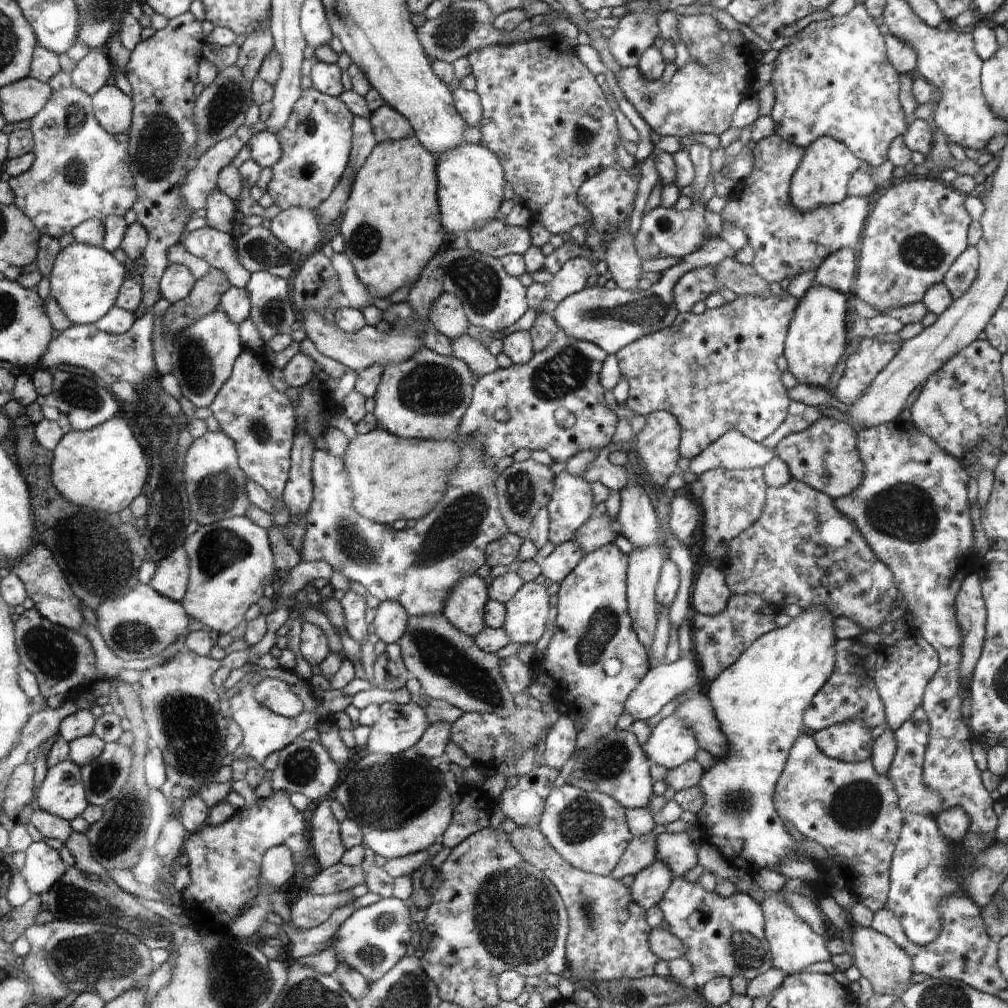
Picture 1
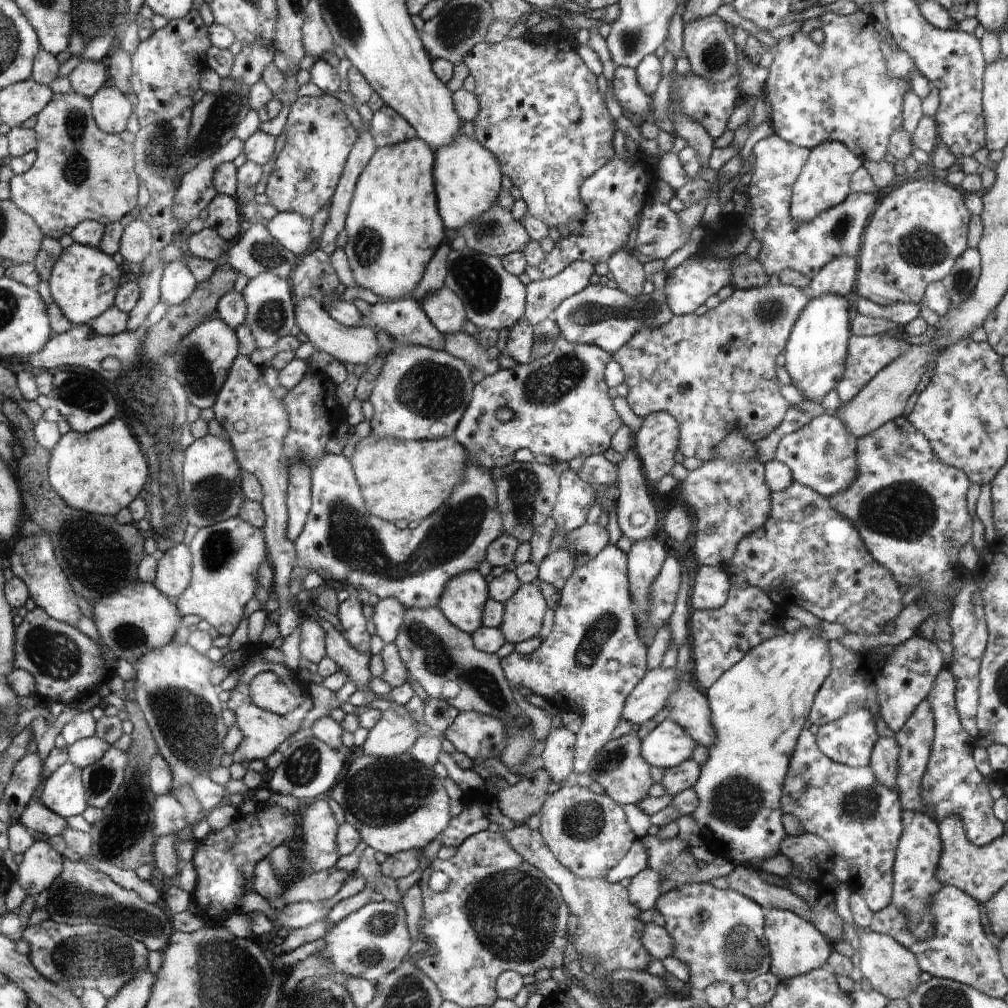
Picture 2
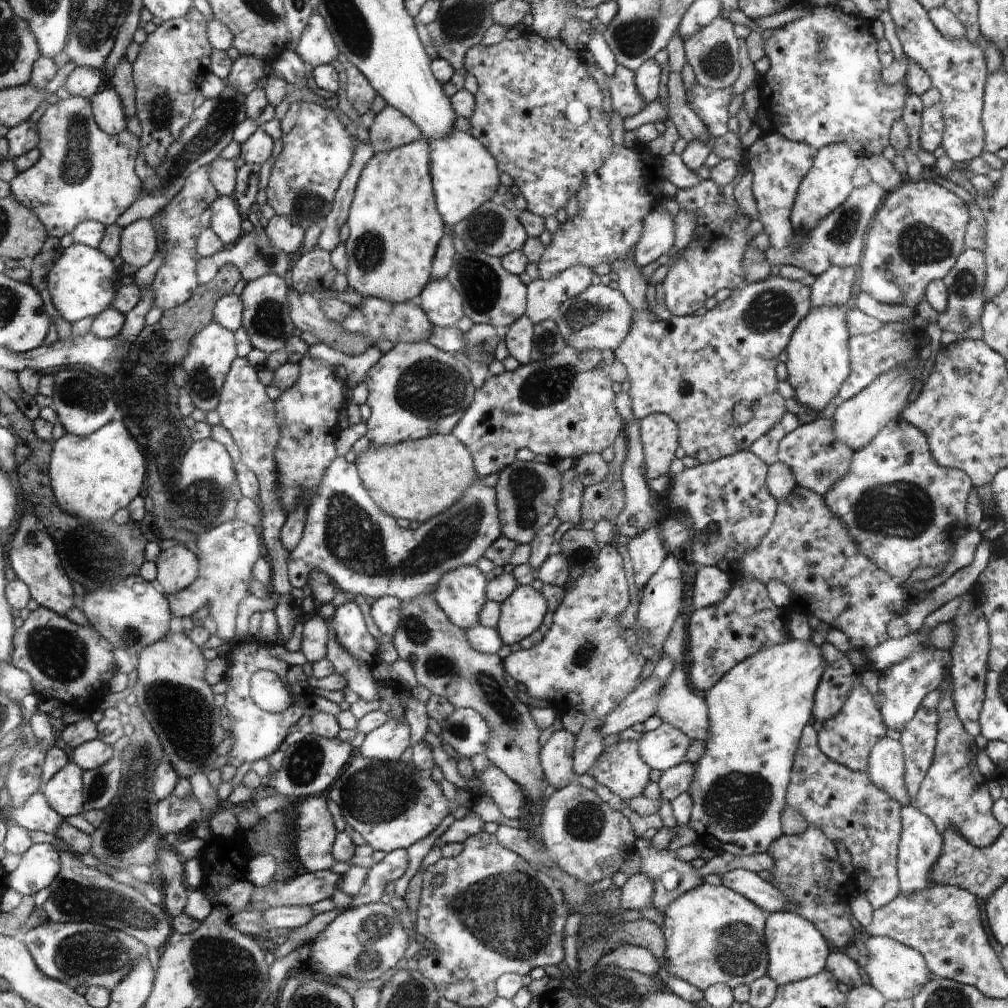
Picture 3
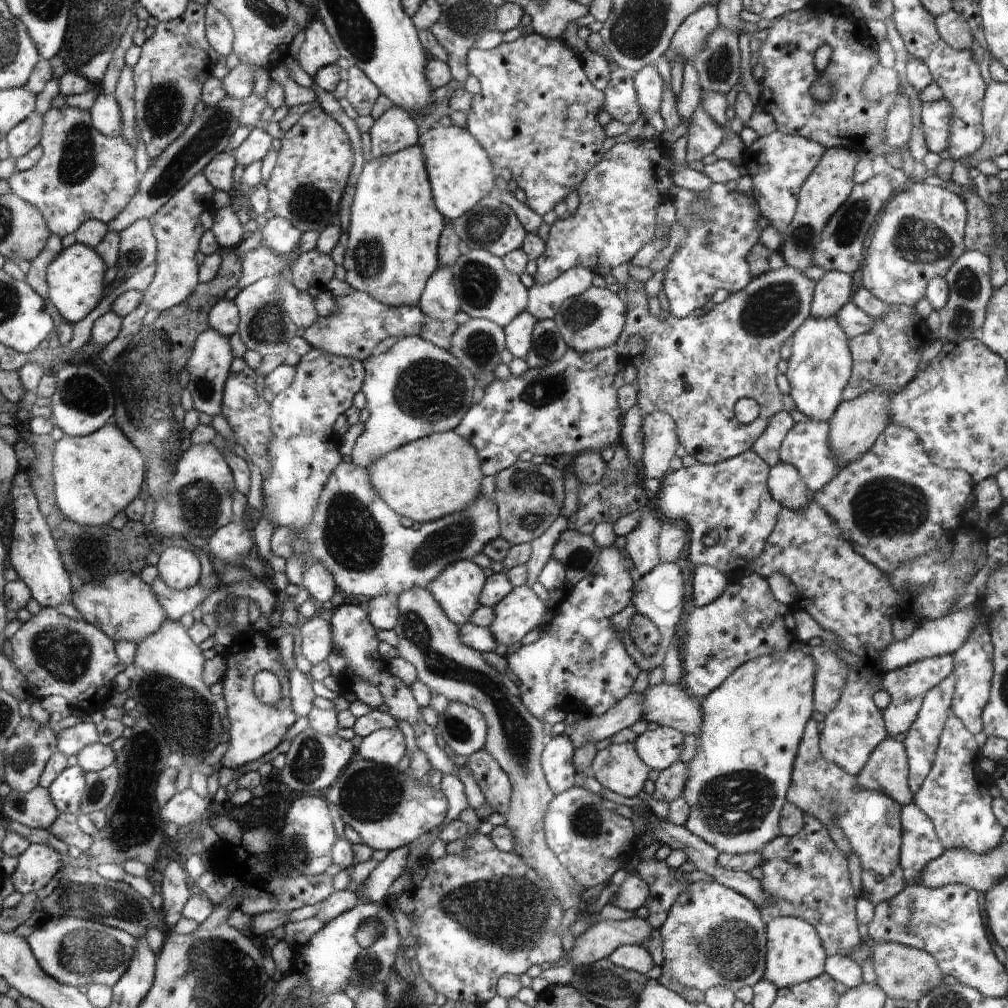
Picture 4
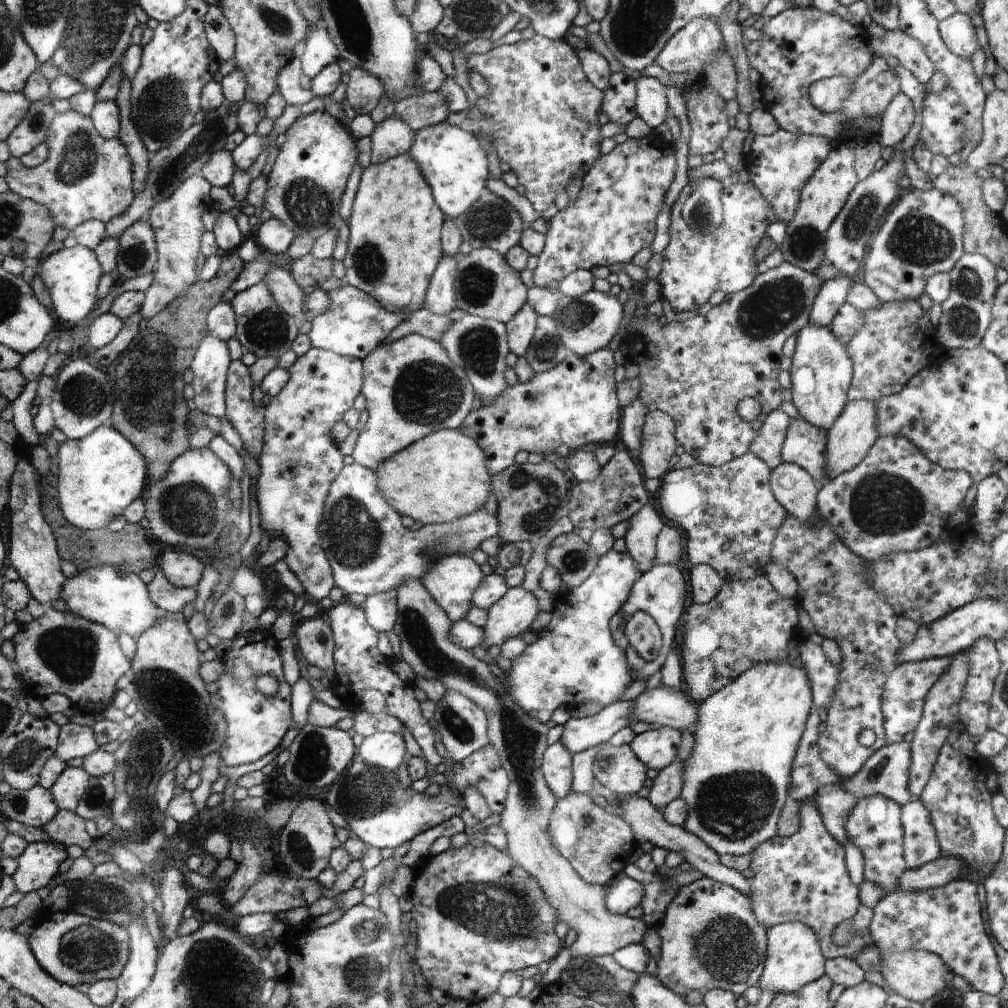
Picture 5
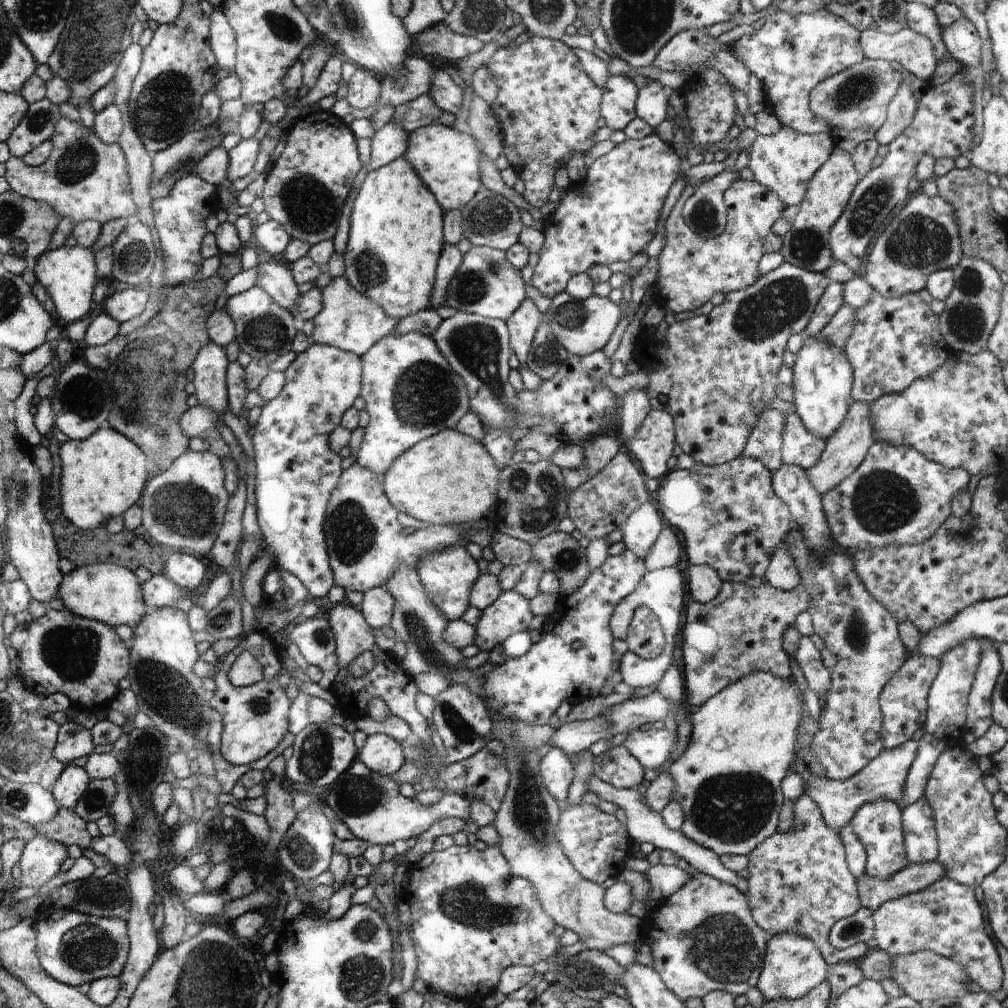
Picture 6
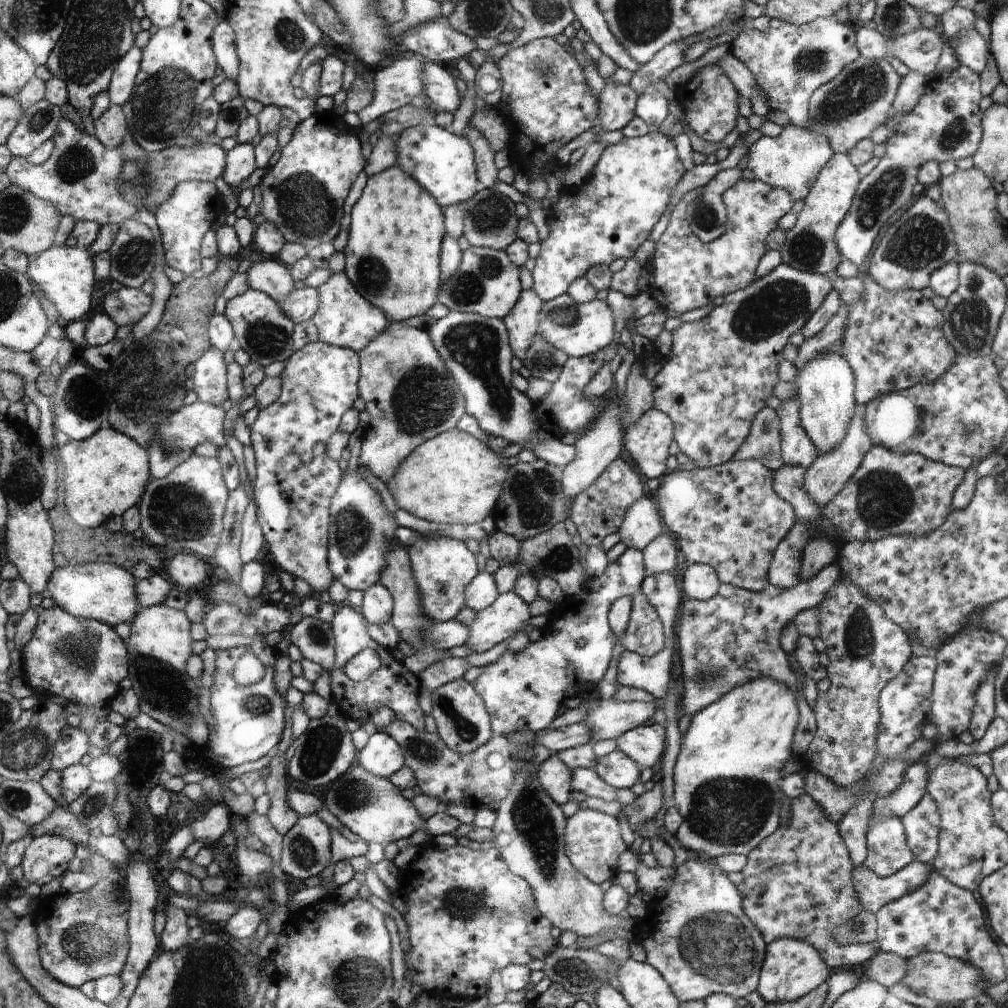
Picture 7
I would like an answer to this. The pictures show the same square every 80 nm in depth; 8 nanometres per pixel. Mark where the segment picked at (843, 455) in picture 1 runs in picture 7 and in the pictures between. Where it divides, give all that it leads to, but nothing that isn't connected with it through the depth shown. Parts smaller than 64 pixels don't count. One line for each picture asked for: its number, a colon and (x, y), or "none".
2: (823, 455)
3: (818, 459)
4: (807, 447)
5: (805, 445)
6: (801, 448)
7: (797, 449)

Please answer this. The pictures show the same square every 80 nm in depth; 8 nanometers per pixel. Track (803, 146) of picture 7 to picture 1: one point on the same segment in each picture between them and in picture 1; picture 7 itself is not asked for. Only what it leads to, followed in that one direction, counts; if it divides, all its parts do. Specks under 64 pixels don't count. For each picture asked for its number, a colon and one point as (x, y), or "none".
1: (786, 241)
2: (807, 248)
3: (778, 165)
4: (779, 164)
5: (779, 165)
6: (785, 162)

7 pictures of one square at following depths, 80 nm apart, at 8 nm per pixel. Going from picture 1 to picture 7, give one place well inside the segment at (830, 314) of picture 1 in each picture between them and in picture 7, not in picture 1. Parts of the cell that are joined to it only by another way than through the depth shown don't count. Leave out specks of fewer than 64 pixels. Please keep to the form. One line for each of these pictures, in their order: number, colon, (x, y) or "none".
2: (816, 354)
3: (818, 366)
4: (820, 368)
5: (821, 372)
6: (822, 376)
7: (826, 385)

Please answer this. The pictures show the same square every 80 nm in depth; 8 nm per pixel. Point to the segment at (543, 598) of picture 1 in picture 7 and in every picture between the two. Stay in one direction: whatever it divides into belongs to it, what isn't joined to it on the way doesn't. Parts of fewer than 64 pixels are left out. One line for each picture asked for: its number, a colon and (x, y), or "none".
2: (523, 612)
3: (523, 611)
4: (521, 610)
5: (514, 612)
6: (510, 613)
7: (499, 621)

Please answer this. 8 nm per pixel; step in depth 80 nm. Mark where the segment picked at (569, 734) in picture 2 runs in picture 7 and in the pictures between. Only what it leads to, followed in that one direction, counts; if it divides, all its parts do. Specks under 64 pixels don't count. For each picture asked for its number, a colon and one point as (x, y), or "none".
3: (556, 756)
4: (556, 760)
5: (557, 764)
6: (557, 772)
7: (556, 778)

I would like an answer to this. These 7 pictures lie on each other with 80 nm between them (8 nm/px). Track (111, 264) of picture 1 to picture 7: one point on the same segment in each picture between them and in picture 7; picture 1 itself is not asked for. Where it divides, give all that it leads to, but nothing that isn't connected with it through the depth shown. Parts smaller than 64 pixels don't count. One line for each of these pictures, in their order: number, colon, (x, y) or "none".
2: (83, 282)
3: (81, 283)
4: (74, 278)
5: (71, 275)
6: (68, 274)
7: (65, 275)

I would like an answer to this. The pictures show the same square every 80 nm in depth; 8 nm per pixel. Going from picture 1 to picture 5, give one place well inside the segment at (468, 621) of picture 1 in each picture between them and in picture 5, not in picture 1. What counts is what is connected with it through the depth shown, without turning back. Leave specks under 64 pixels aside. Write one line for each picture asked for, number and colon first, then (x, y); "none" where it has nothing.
2: (462, 603)
3: (461, 594)
4: (458, 589)
5: (453, 582)

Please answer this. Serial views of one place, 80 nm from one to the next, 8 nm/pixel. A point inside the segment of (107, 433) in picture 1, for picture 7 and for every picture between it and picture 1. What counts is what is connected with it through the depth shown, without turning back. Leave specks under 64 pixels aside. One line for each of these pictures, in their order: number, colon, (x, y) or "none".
2: (103, 471)
3: (94, 476)
4: (96, 477)
5: (100, 476)
6: (102, 477)
7: (105, 475)

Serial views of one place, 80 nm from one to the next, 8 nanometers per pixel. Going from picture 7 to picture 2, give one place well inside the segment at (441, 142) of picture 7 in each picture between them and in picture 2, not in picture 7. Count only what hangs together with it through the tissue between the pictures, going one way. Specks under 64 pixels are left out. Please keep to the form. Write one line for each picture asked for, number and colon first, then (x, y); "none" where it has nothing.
2: (468, 175)
3: (465, 173)
4: (458, 165)
5: (454, 162)
6: (446, 160)

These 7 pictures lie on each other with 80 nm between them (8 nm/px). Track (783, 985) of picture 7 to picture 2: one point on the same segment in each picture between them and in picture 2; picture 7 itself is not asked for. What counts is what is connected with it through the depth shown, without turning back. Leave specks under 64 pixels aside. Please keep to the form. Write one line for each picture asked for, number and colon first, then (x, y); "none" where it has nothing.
2: (797, 947)
3: (797, 950)
4: (796, 954)
5: (795, 960)
6: (794, 964)

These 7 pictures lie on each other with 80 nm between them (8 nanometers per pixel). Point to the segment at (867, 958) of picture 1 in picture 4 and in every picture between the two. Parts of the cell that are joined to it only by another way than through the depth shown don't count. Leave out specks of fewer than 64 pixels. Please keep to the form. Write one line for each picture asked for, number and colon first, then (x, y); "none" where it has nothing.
2: (892, 969)
3: (898, 972)
4: (905, 973)

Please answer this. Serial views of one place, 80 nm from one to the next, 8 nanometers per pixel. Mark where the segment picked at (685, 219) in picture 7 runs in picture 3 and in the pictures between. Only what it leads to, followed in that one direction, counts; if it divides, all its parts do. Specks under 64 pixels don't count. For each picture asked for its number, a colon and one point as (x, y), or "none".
3: (714, 259)
4: (713, 255)
5: (696, 264)
6: (692, 269)

